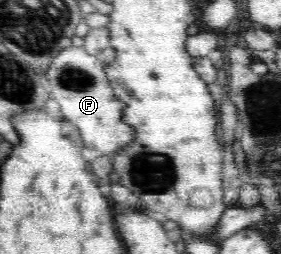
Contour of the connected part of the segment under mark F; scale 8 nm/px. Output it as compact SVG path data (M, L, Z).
M72 45L61 50L53 58L43 81L51 97L60 105L62 118L68 119L79 130L80 142L84 147L112 158L133 141L135 128L128 126L121 117L125 104L116 98L104 72L104 64L88 54L83 46Z

